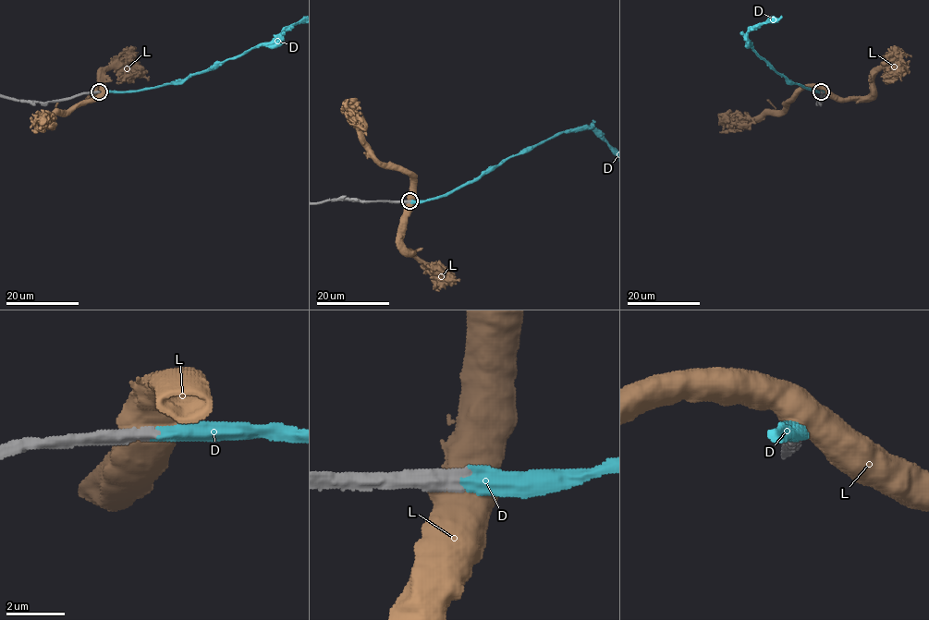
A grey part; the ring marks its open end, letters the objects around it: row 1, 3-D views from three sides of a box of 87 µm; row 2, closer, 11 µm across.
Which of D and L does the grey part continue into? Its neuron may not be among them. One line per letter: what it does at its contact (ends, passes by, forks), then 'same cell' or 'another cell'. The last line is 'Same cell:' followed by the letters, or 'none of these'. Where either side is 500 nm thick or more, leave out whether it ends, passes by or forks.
D: same cell
L: another cell
Same cell: D

